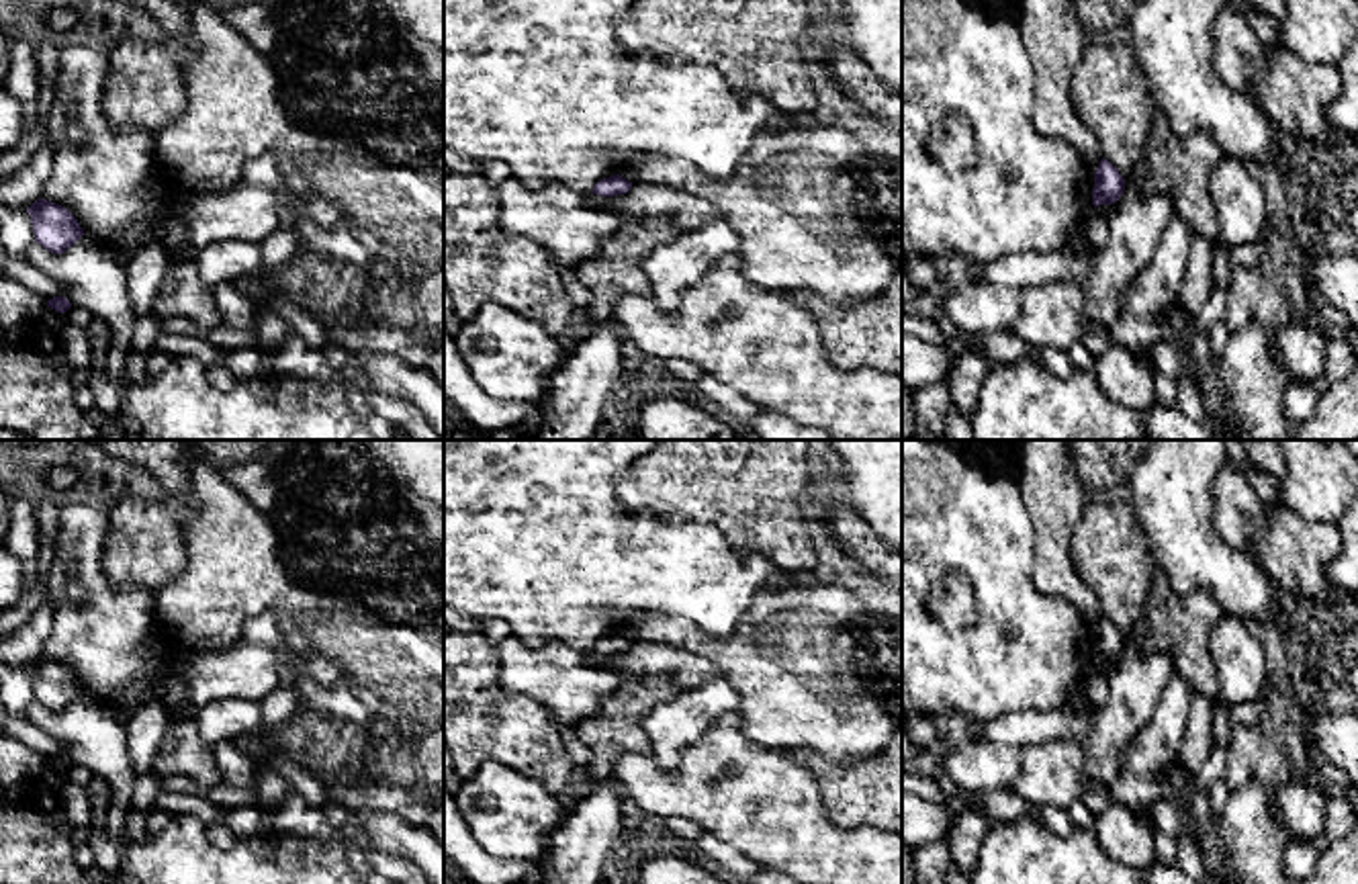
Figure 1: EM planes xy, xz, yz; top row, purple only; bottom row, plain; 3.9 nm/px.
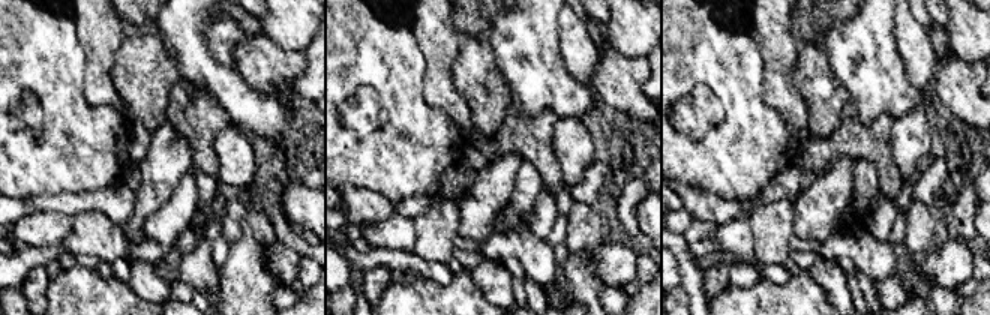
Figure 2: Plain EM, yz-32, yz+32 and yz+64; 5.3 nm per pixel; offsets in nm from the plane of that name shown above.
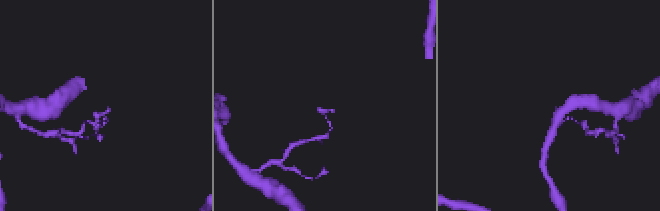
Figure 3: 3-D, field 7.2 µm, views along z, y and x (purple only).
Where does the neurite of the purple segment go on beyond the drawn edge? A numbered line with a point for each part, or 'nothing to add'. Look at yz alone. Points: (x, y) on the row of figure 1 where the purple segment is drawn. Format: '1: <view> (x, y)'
nothing to add

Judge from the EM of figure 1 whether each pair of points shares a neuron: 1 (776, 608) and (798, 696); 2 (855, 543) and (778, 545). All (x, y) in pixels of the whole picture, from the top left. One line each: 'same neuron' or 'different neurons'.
1: same neuron
2: different neurons

